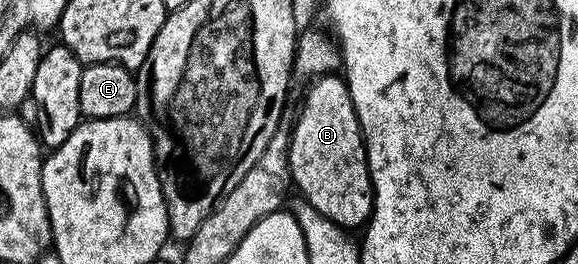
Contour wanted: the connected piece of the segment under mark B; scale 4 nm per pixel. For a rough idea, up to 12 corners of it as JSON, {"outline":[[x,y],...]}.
{"outline":[[338,75],[315,77],[290,129],[290,175],[354,231],[374,211],[366,142]]}

